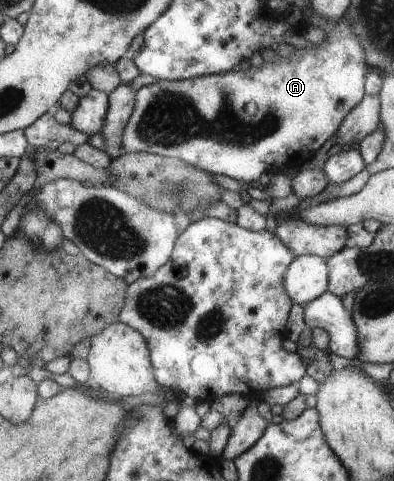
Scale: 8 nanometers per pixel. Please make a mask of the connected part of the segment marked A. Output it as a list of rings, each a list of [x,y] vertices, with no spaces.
[[[341,20],[337,22],[337,27],[325,37],[325,41],[321,43],[321,45],[313,45],[311,49],[297,49],[291,57],[289,57],[289,61],[285,61],[283,57],[279,57],[277,59],[277,63],[263,63],[259,69],[255,69],[255,67],[251,67],[251,69],[247,69],[247,71],[235,71],[237,69],[237,66],[235,68],[232,68],[230,71],[222,72],[219,74],[210,74],[207,76],[199,76],[198,78],[190,78],[187,80],[158,80],[155,81],[155,83],[151,83],[151,85],[147,85],[145,87],[141,87],[139,91],[135,92],[135,98],[134,98],[134,110],[133,114],[130,116],[130,122],[128,123],[126,127],[126,132],[124,132],[124,139],[122,142],[124,143],[124,148],[126,147],[127,152],[140,152],[140,153],[147,153],[147,154],[156,154],[159,156],[164,156],[167,158],[176,158],[180,161],[183,161],[184,163],[187,163],[188,165],[191,165],[192,167],[195,167],[196,169],[205,171],[206,173],[214,173],[214,174],[220,174],[225,175],[227,177],[233,178],[241,184],[250,184],[255,183],[258,181],[262,176],[266,173],[269,174],[279,174],[280,172],[287,171],[290,168],[302,168],[304,163],[310,162],[311,159],[315,157],[315,155],[318,153],[322,145],[330,139],[330,137],[333,137],[337,134],[337,131],[339,130],[339,127],[343,124],[343,121],[345,120],[345,117],[361,102],[361,99],[365,97],[366,91],[365,91],[365,84],[366,84],[366,76],[368,73],[369,66],[366,63],[366,51],[364,50],[364,45],[362,43],[362,39],[358,35],[358,33],[354,30],[354,25],[349,20]]]

